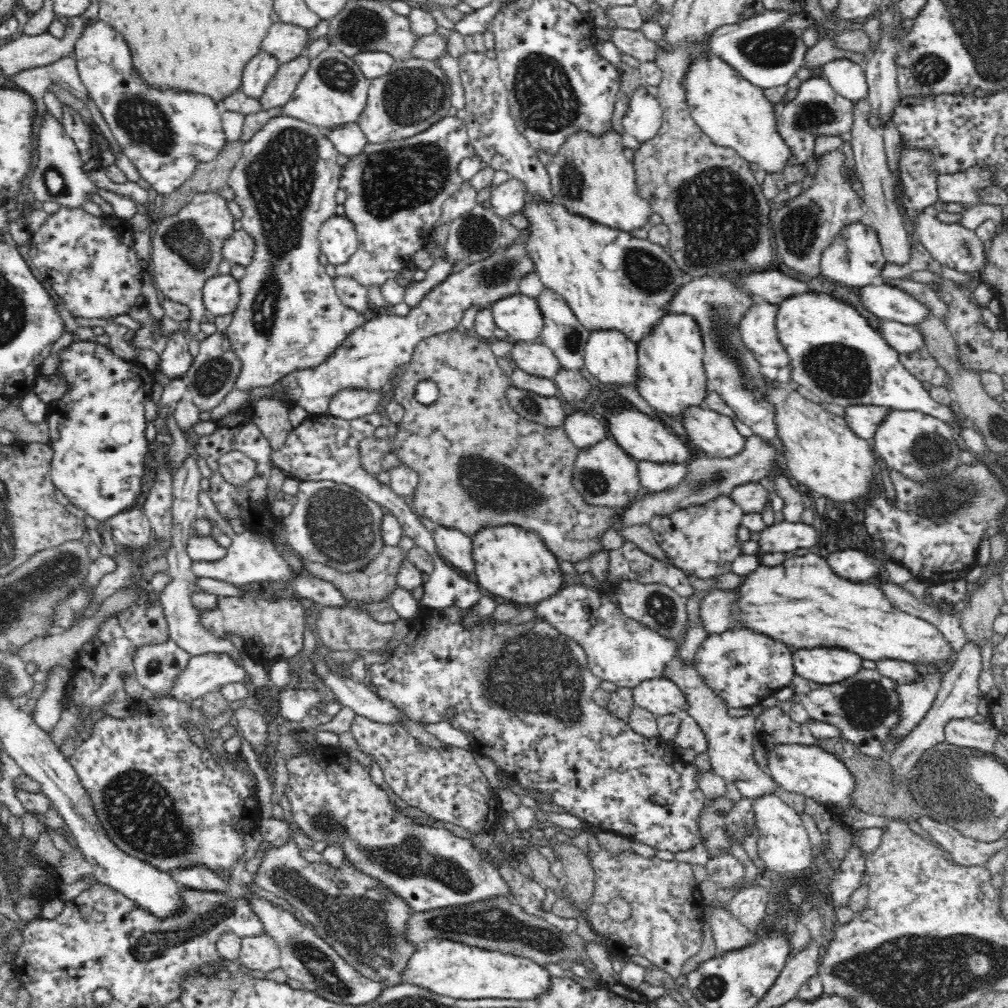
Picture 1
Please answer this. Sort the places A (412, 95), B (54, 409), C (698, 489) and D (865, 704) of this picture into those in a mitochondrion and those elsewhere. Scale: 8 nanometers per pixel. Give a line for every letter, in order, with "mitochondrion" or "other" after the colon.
A: mitochondrion
B: other
C: mitochondrion
D: mitochondrion

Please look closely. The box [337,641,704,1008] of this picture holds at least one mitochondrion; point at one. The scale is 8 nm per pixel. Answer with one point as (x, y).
(492, 922)

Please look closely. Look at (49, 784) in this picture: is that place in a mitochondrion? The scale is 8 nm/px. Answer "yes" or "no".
no

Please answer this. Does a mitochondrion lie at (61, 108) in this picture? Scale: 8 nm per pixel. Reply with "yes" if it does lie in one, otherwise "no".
no

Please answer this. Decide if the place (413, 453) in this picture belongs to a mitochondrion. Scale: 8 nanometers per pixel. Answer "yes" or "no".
no

